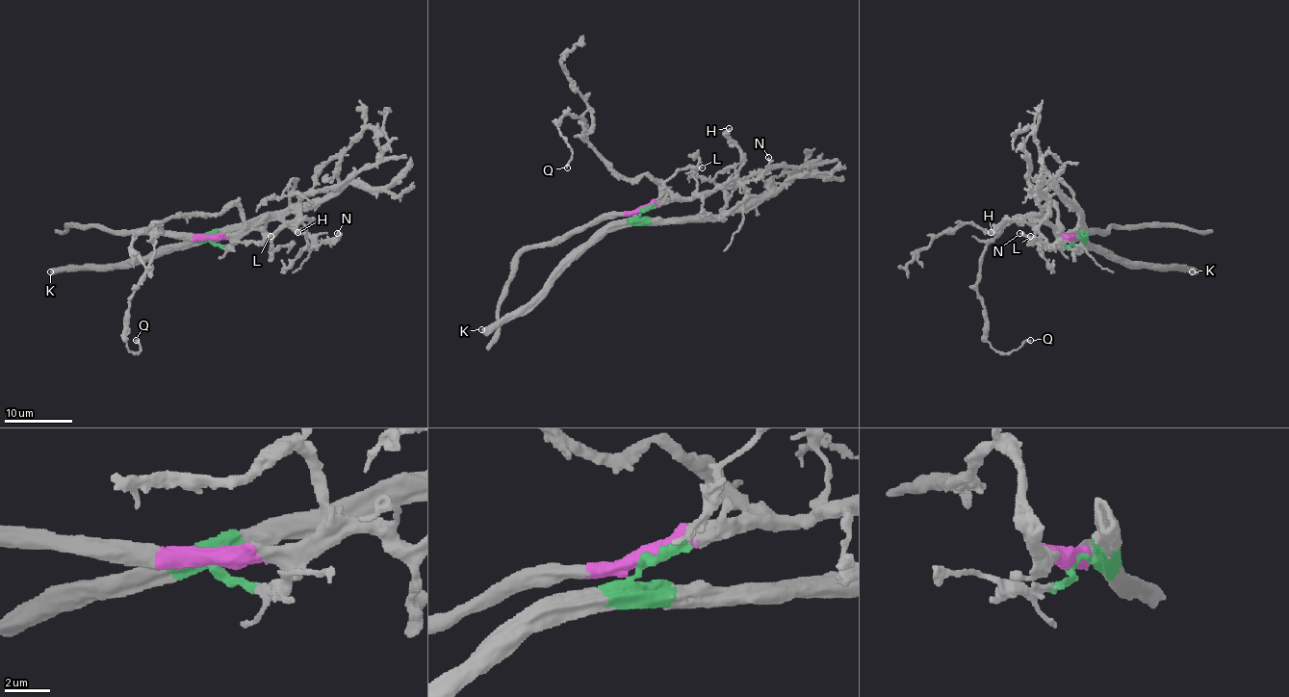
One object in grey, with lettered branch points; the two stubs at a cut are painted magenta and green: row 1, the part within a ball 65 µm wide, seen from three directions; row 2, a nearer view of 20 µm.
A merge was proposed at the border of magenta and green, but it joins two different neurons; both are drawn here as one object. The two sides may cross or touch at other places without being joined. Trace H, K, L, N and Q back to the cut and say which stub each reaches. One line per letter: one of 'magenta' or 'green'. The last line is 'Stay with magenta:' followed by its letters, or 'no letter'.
H: magenta
K: green
L: green
N: green
Q: magenta
Stay with magenta: H, Q

